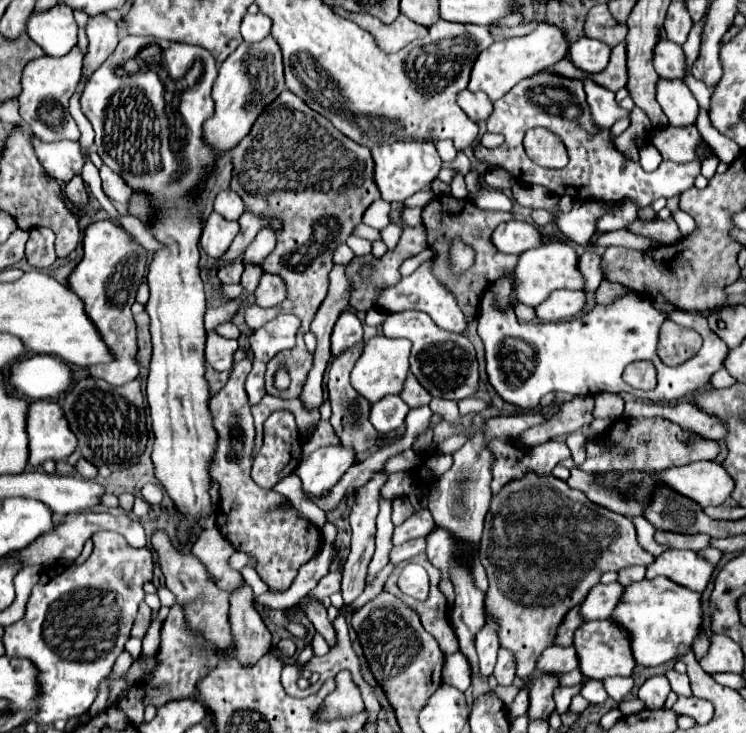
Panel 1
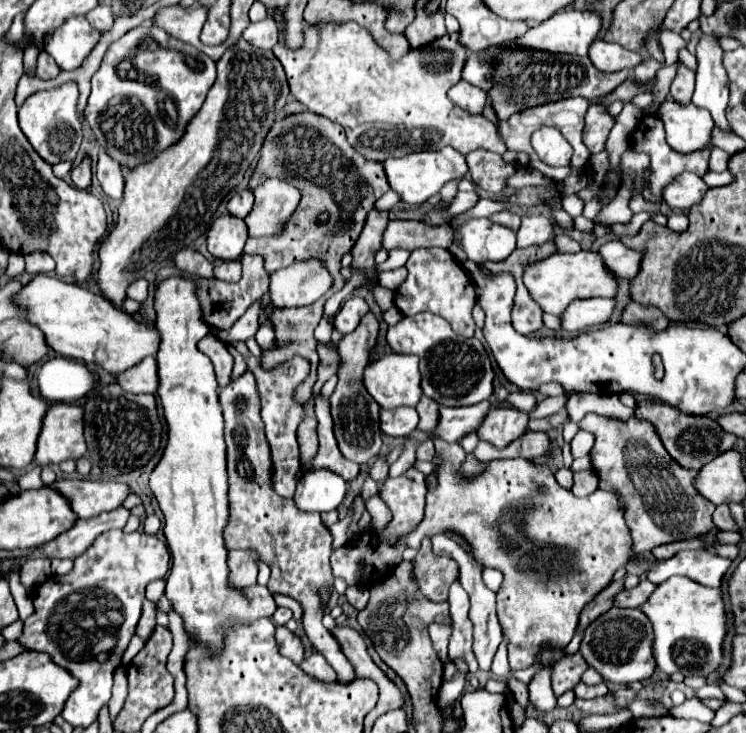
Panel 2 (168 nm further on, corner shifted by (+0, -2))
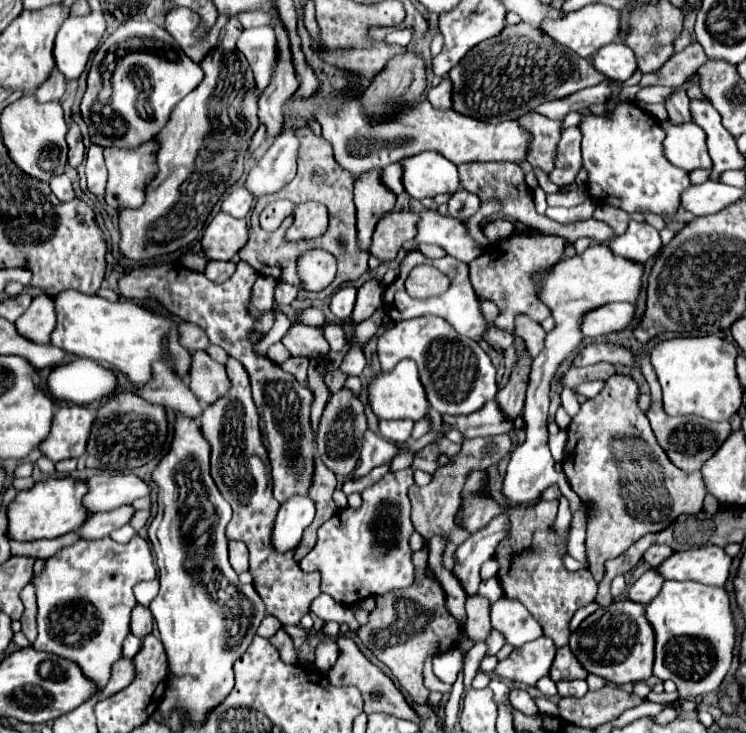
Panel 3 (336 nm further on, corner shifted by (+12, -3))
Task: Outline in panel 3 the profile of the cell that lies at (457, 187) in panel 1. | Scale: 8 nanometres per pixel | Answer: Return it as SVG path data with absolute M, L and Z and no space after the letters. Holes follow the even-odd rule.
M458 190L456 194L452 194L452 198L448 200L448 214L460 222L466 222L470 216L474 216L480 208L480 200L468 192L468 190Z

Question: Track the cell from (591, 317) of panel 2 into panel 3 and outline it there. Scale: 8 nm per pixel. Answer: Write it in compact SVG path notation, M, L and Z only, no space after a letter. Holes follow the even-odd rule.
M616 302L604 308L596 308L584 316L582 330L586 338L598 338L612 332L622 332L634 322L636 304L632 302Z

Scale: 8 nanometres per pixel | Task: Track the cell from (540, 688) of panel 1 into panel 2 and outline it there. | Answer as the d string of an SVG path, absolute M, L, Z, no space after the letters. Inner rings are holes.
M580 653L576 655L564 655L562 659L556 661L552 667L552 689L554 695L560 697L564 691L574 689L580 683L580 675L588 669L584 663L584 657Z

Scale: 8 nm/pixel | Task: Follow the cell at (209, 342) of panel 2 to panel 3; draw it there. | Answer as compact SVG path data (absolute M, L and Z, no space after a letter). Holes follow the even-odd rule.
M206 352L192 354L192 368L190 368L190 390L194 396L204 404L214 404L218 398L226 396L232 388L230 378L222 364L214 362Z

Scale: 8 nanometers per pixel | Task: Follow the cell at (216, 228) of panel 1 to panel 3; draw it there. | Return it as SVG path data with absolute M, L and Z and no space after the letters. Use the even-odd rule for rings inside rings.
M226 212L214 216L202 236L202 250L208 260L232 260L248 240L248 228L244 220L238 220Z

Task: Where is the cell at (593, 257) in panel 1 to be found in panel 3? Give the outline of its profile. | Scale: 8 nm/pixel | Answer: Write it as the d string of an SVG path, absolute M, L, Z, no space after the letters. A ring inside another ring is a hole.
M630 222L628 232L624 236L618 236L616 240L612 240L610 248L616 250L616 254L620 254L620 256L628 256L630 260L648 262L648 258L652 258L654 254L660 252L662 242L660 242L658 230L652 228L650 224Z

